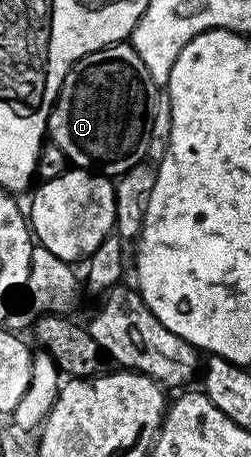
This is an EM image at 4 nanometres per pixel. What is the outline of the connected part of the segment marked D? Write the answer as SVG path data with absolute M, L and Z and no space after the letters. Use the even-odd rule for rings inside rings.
M131 43L107 45L72 64L72 70L66 75L60 93L52 104L47 136L51 144L62 147L75 168L101 173L112 179L130 171L130 167L141 164L147 158L146 143L155 105L152 76L150 71L146 71L146 63L138 59L138 51L134 51Z

